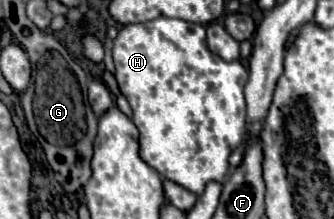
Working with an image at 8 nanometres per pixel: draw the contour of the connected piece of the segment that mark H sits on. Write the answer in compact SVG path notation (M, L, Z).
M154 18L122 26L114 40L114 66L120 92L132 106L132 122L140 132L140 158L160 172L162 178L200 196L208 182L224 182L230 174L228 158L242 144L246 132L244 86L248 72L240 62L226 62L206 46L206 30L178 18Z

